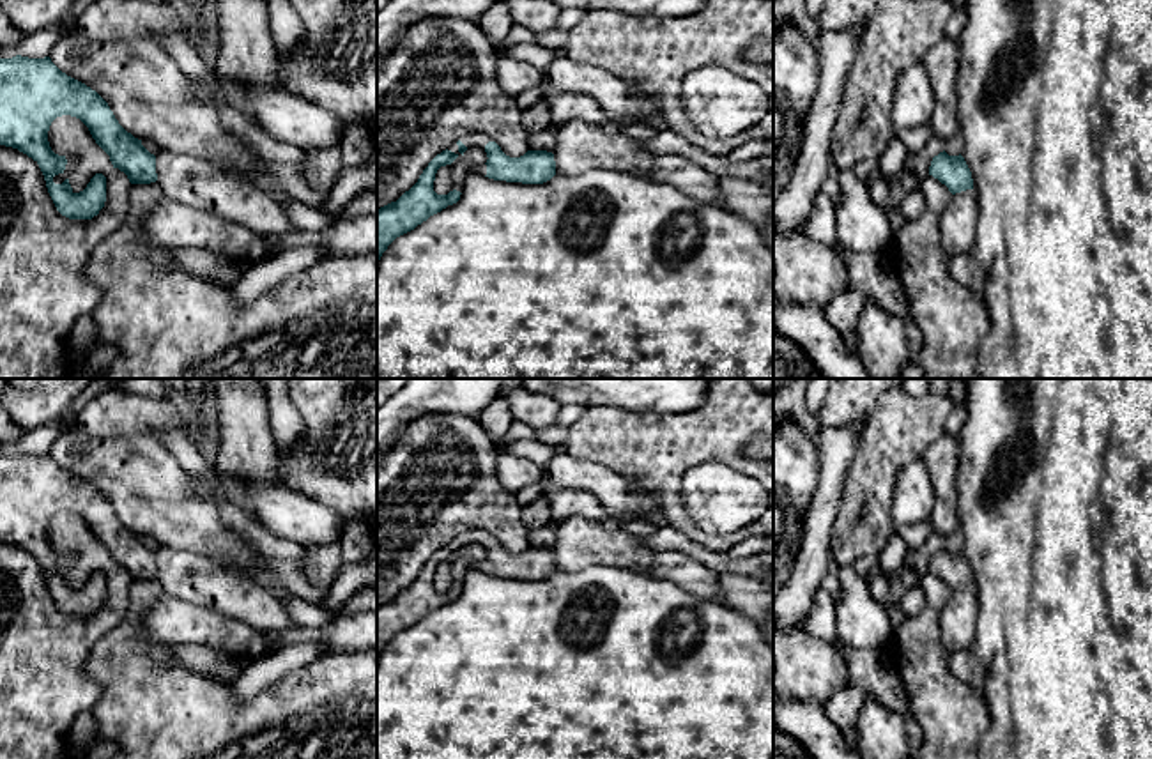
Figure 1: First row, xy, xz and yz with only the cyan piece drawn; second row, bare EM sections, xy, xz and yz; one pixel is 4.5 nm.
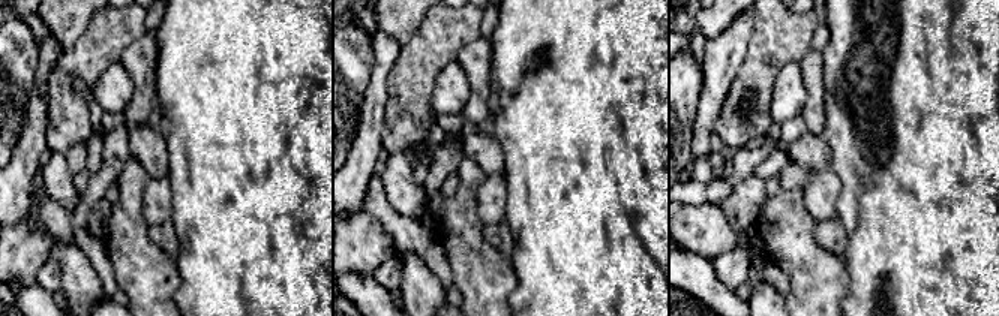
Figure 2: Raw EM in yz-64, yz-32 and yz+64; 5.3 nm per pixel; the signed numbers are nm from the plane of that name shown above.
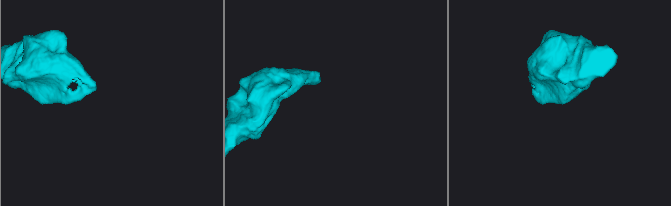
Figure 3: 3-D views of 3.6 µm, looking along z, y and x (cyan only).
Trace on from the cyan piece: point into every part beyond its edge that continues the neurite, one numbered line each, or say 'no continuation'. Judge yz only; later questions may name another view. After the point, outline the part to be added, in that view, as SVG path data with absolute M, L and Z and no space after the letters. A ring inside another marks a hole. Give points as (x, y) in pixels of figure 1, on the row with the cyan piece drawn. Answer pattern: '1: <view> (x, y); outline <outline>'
no continuation

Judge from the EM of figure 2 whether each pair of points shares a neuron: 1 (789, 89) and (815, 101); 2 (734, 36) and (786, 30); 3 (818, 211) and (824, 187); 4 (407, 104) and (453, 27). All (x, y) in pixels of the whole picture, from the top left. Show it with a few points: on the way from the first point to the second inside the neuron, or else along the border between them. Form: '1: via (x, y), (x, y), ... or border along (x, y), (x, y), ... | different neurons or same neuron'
1: border along (798, 63), (806, 92), (801, 114) | different neurons
2: border along (755, 15), (749, 48), (738, 68) | different neurons
3: via (821, 205), (821, 193) | same neuron
4: via (410, 84), (419, 63), (434, 47) | same neuron

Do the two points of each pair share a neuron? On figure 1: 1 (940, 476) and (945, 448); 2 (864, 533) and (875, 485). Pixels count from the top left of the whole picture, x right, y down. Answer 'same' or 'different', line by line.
1: same
2: same

